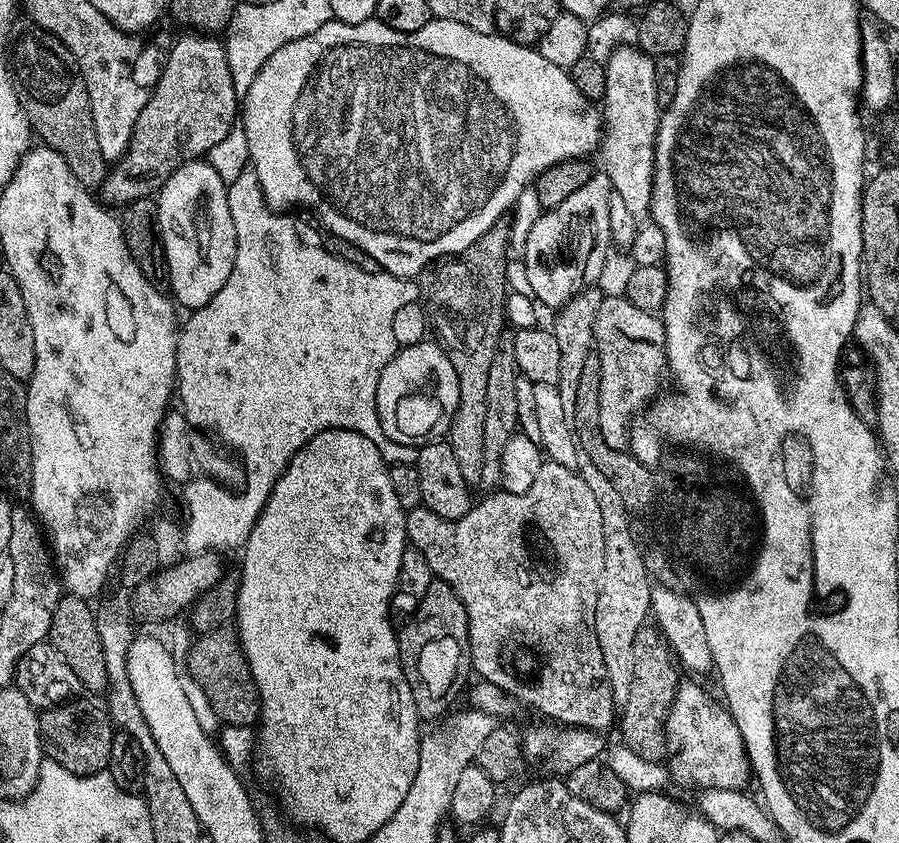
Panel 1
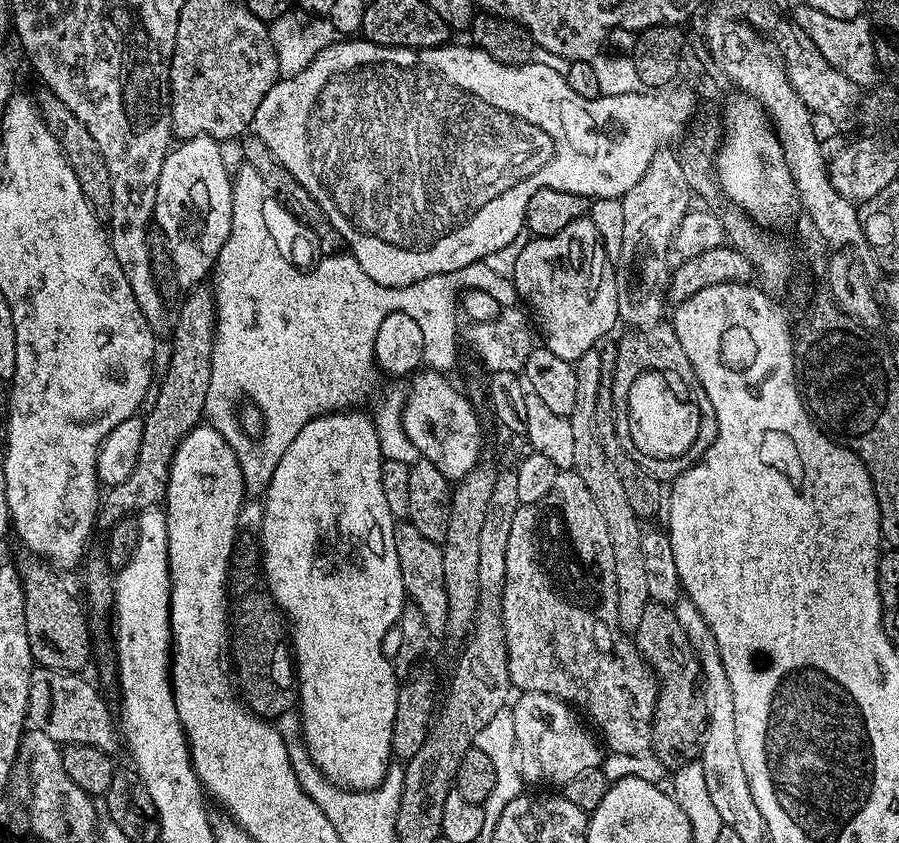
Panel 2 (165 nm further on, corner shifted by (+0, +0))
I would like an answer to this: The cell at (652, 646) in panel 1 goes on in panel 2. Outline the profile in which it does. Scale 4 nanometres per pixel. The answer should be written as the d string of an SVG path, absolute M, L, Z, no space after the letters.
M649 603L634 633L636 649L656 674L660 697L652 719L652 751L664 763L665 769L675 770L695 761L706 717L700 712L704 704L700 663L690 646L690 638L678 626L675 611L667 604Z

